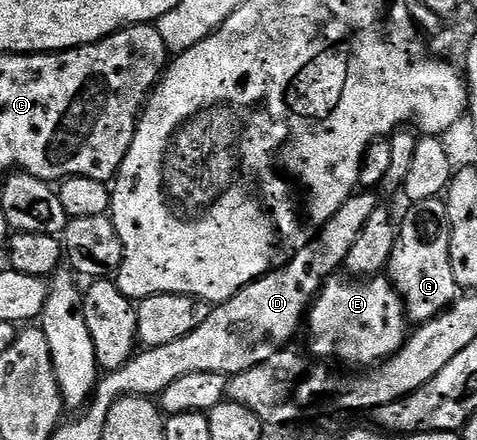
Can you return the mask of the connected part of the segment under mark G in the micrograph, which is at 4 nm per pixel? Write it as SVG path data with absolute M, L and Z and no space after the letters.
M443 199L418 200L407 205L408 213L398 224L394 254L390 254L386 275L404 300L404 310L413 325L425 324L458 298L454 270L450 270L450 214Z

